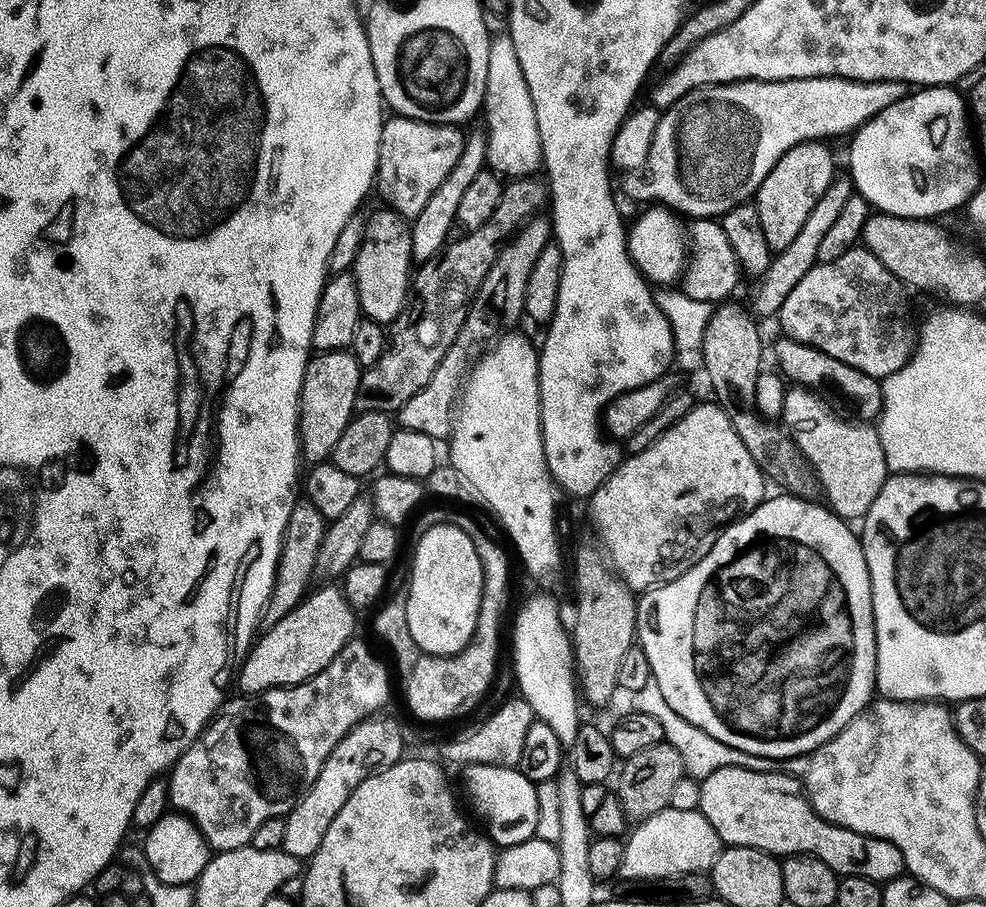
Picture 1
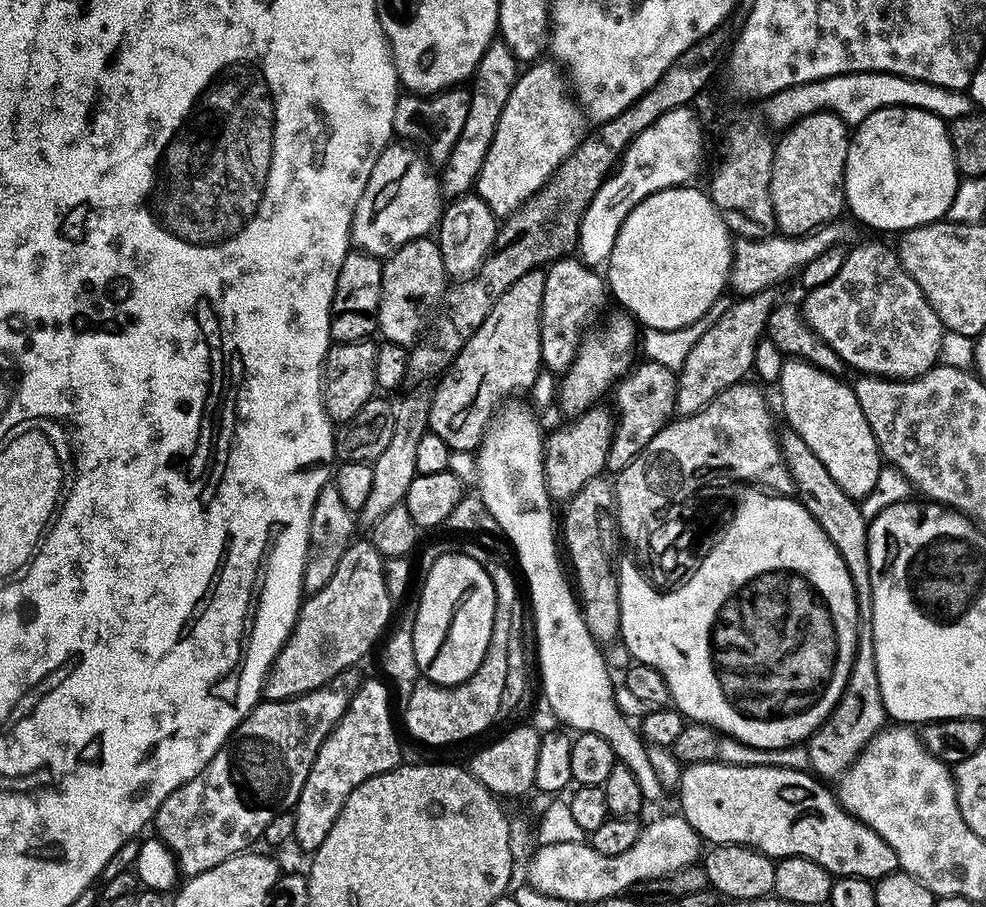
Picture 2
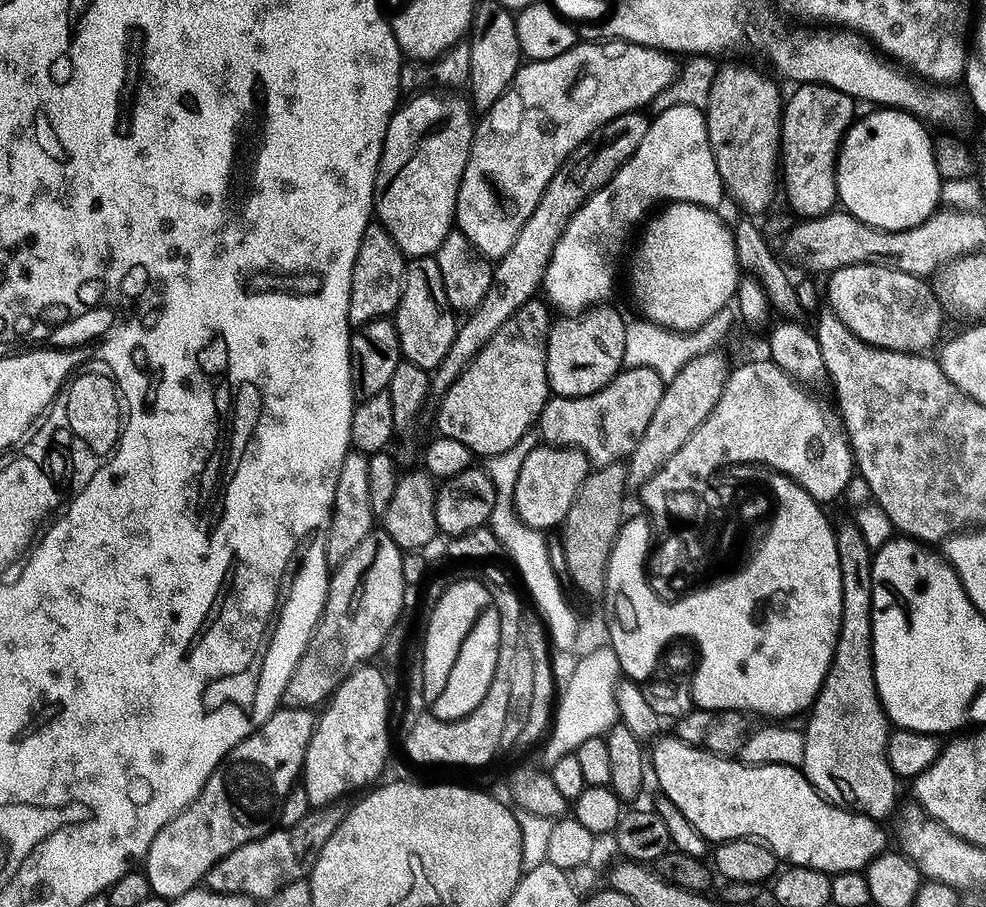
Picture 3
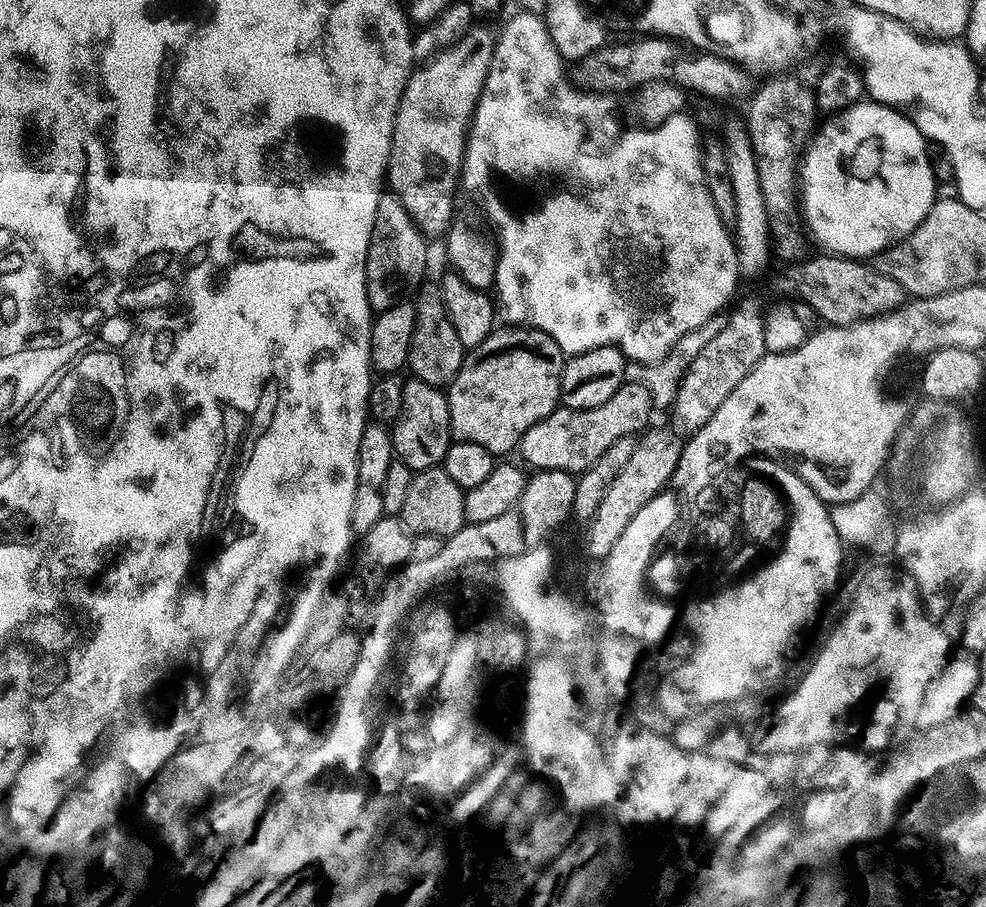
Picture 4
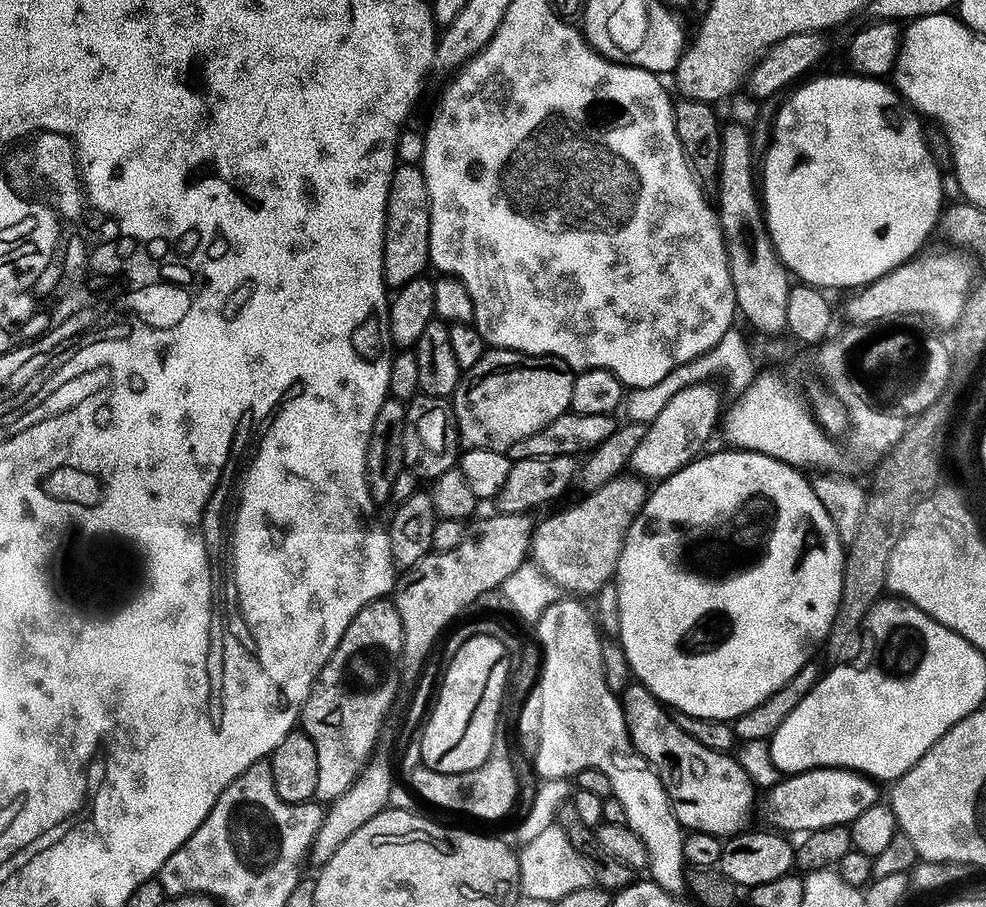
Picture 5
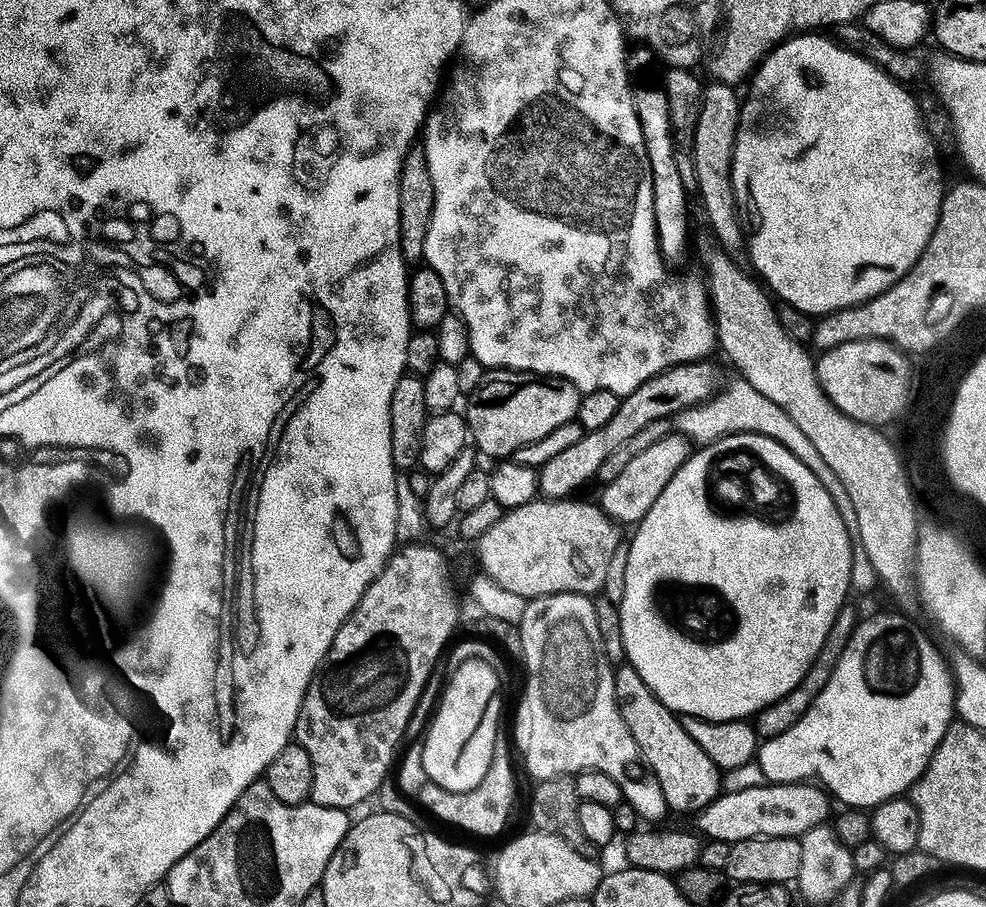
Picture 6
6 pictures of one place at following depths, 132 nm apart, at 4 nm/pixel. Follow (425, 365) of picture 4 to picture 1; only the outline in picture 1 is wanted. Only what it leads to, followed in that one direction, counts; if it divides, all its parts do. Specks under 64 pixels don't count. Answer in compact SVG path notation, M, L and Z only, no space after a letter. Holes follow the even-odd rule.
M384 206L364 229L350 275L358 288L361 313L367 319L388 326L398 318L410 295L410 281L414 275L412 258L412 226L409 221Z

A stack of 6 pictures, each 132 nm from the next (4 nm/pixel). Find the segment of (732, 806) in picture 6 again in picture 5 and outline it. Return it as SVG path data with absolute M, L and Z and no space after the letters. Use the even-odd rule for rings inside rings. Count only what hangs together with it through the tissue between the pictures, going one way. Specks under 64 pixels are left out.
M811 768L809 772L798 772L795 773L795 775L785 775L783 778L777 779L776 784L767 789L766 796L768 796L768 812L770 815L772 815L773 822L777 824L773 825L775 825L775 827L784 834L792 834L792 831L794 831L795 828L801 828L801 833L804 834L809 832L817 832L819 828L824 828L824 820L840 820L845 826L848 826L851 825L851 821L849 820L848 816L858 818L856 812L862 814L862 810L866 810L870 806L874 806L876 803L878 803L878 796L876 796L875 787L877 788L877 785L873 783L869 777L858 772L853 772L851 768Z

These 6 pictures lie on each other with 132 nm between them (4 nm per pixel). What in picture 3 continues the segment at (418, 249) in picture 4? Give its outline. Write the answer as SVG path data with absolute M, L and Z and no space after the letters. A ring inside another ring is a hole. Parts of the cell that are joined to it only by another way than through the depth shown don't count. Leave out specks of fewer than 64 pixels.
M370 222L364 231L362 242L358 246L358 254L354 258L354 270L350 282L350 310L348 322L359 326L371 320L382 320L391 317L400 304L404 277L406 257L394 242L394 238L385 230L383 224Z

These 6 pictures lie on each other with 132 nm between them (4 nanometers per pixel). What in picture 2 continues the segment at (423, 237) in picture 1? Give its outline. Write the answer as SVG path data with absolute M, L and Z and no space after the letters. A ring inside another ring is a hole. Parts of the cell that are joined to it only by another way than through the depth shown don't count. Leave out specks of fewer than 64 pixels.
M503 42L489 44L470 77L470 106L466 110L462 134L442 165L444 176L441 175L439 181L445 197L459 198L473 191L482 162L486 162L486 150L490 150L490 142L494 142L494 130L498 130L498 118L502 118L502 106L506 106L506 98L510 98L517 75L518 61L514 53Z

